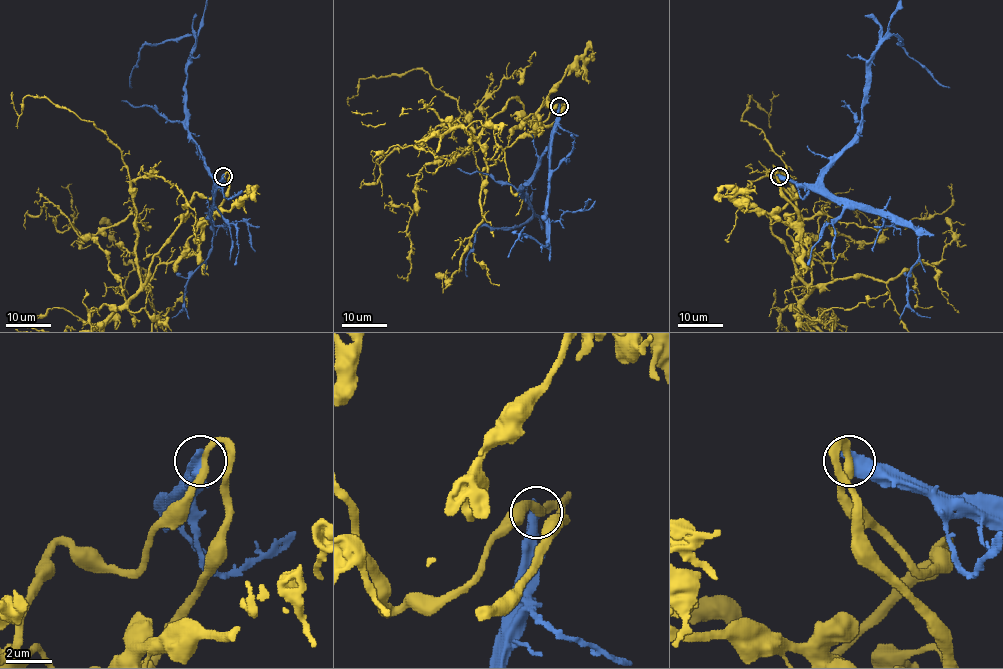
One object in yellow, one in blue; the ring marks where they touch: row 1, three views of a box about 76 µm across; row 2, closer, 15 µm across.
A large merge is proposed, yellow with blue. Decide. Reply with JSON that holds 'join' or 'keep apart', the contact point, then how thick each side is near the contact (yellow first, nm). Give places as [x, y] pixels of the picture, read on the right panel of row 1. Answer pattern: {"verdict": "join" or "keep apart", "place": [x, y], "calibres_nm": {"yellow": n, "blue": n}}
{"verdict": "keep apart", "place": [779, 176], "calibres_nm": {"yellow": 320, "blue": 550}}

